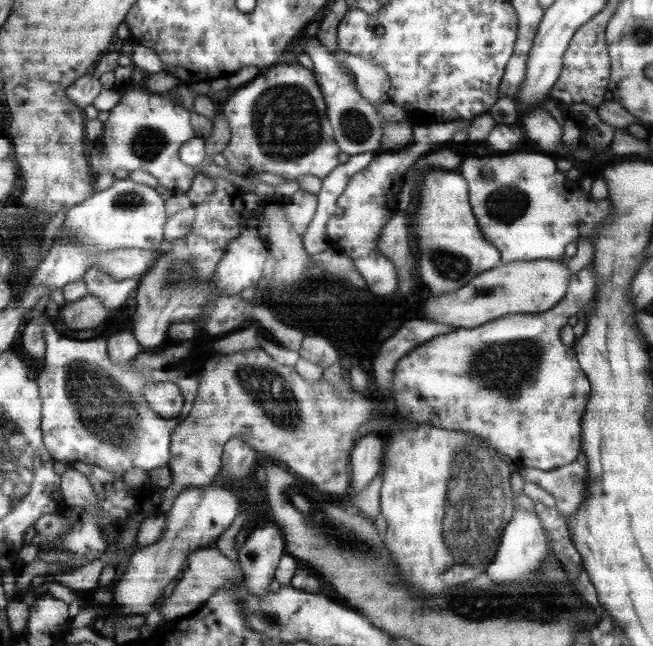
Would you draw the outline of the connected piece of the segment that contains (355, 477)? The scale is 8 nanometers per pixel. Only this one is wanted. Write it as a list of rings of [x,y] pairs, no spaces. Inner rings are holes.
[[[366,434],[356,441],[352,450],[352,492],[351,498],[356,497],[371,480],[378,476],[384,452],[384,434]]]

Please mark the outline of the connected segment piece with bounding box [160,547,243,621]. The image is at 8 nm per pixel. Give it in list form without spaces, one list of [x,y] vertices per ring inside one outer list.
[[[216,547],[199,548],[190,551],[184,559],[182,566],[182,578],[170,591],[169,598],[162,601],[161,612],[166,621],[180,619],[196,612],[208,598],[210,598],[222,586],[230,581],[238,579],[243,582],[243,570],[239,564],[234,564],[225,555],[222,555]]]

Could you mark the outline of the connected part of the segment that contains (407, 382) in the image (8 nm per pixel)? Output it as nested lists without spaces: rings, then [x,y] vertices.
[[[590,264],[569,278],[563,300],[546,312],[512,314],[472,330],[457,328],[414,347],[393,370],[395,412],[402,414],[402,418],[410,416],[414,422],[426,422],[446,430],[464,428],[464,432],[472,432],[505,454],[522,471],[552,471],[576,461],[583,437],[583,414],[591,397],[591,380],[580,367],[574,347],[562,341],[562,328],[564,323],[573,322],[580,310],[587,310],[598,281]]]

